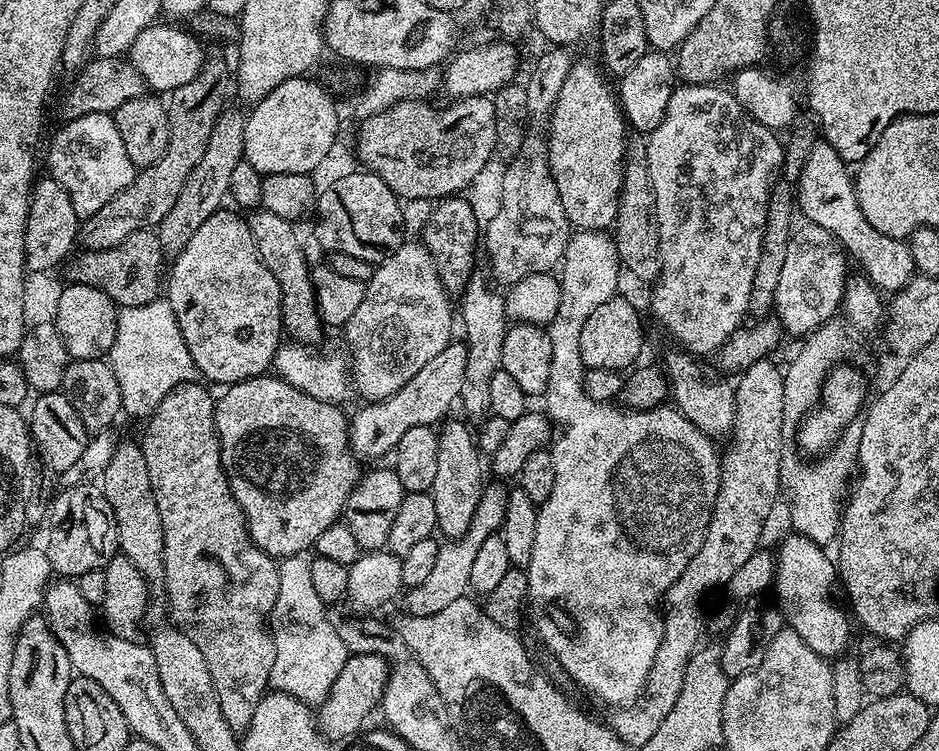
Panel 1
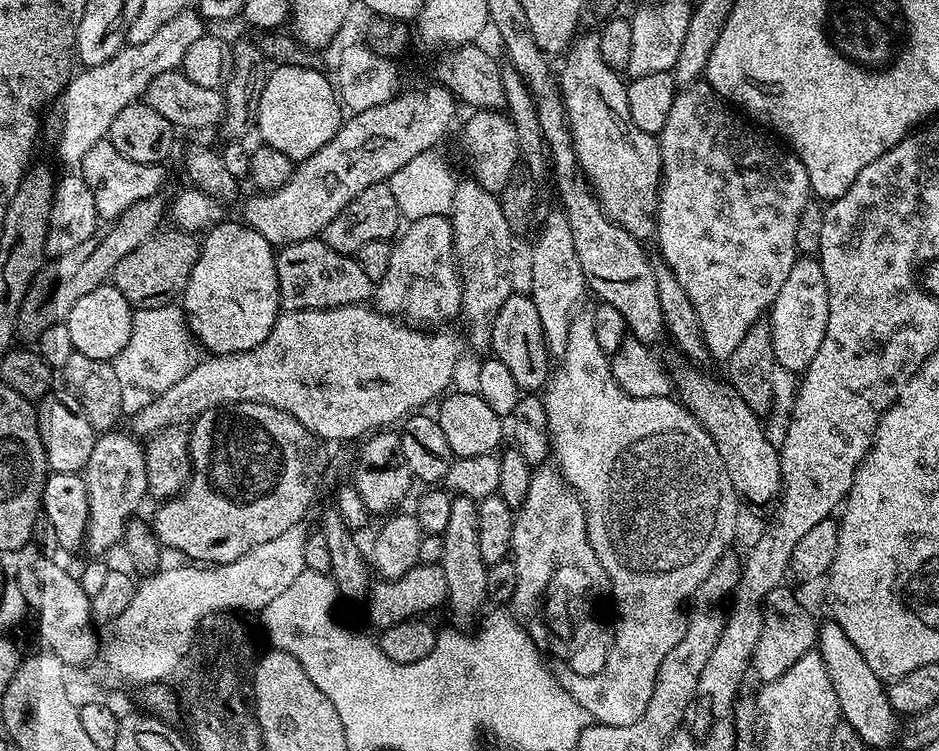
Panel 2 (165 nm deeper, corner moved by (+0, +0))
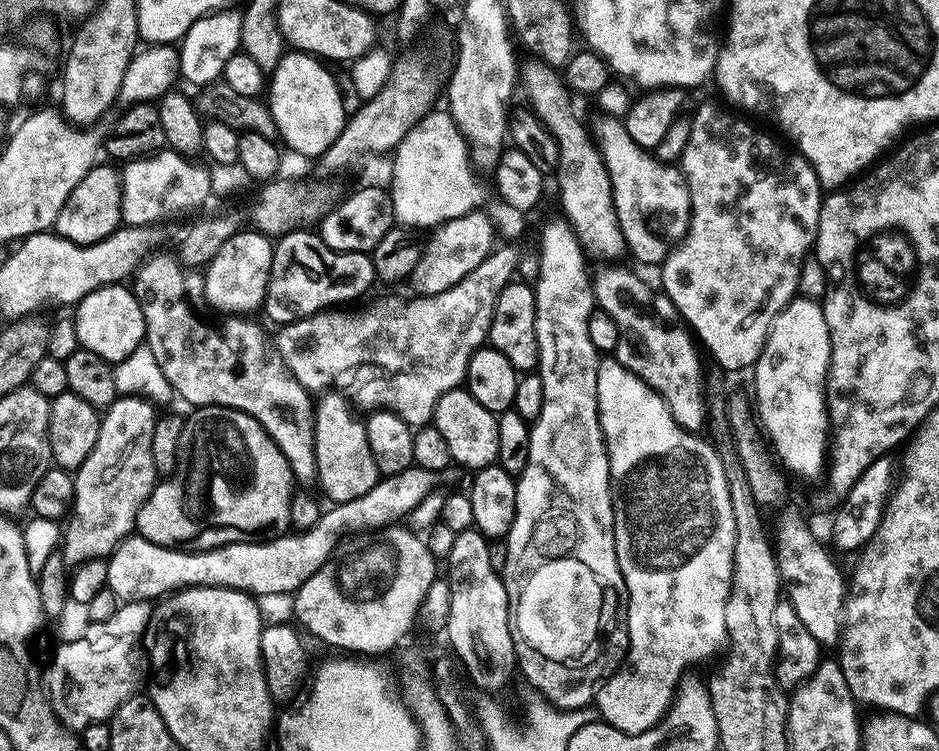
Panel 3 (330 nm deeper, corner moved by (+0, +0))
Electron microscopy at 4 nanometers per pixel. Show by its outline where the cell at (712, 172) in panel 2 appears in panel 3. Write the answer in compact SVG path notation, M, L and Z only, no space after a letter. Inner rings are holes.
M700 104L696 112L691 113L692 125L690 126L689 141L686 142L684 152L678 159L678 167L684 174L684 184L690 194L690 206L692 213L688 219L688 232L679 240L675 248L669 252L659 269L660 280L664 283L663 295L672 299L676 311L680 313L685 325L698 337L699 343L705 344L713 358L717 360L719 367L725 373L731 374L739 368L751 369L760 357L760 351L764 348L764 340L772 325L772 320L785 306L794 299L798 292L798 278L800 277L800 265L805 256L813 251L816 243L816 231L820 221L820 206L822 203L822 189L812 164L799 152L791 147L783 148L772 136L759 132L752 124L739 120L732 112L719 108L716 104Z

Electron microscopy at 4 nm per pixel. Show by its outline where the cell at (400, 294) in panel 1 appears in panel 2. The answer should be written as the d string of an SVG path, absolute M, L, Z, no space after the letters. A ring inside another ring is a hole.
M442 215L411 221L392 244L390 266L382 282L374 288L375 307L416 326L440 326L461 315L461 302L460 269L456 267L456 249L452 246L451 219Z

